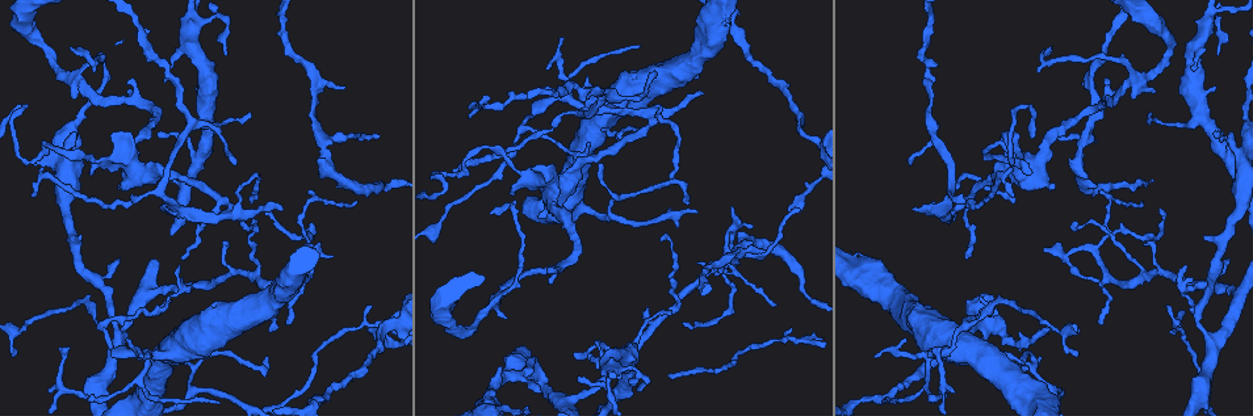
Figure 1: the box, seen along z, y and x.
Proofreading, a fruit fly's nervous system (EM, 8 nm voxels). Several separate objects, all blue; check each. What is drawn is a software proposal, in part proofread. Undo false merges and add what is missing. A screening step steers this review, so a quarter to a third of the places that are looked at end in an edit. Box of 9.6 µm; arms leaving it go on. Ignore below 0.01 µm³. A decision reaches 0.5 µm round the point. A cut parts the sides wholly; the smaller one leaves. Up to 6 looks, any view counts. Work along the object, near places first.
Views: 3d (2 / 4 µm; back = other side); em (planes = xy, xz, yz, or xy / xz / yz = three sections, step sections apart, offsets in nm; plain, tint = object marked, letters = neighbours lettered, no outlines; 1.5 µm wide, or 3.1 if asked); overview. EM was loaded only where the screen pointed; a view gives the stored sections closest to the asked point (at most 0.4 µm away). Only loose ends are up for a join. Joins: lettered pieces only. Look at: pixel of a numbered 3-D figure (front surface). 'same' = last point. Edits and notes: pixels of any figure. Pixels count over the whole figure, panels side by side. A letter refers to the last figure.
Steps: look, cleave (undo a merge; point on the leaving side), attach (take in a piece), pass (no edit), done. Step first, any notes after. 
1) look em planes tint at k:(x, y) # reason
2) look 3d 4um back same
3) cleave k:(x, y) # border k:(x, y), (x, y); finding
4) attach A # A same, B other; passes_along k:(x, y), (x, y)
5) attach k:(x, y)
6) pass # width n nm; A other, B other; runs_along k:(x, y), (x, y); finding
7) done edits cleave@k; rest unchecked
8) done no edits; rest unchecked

look 3d 2um at 1:(376, 134) # free end

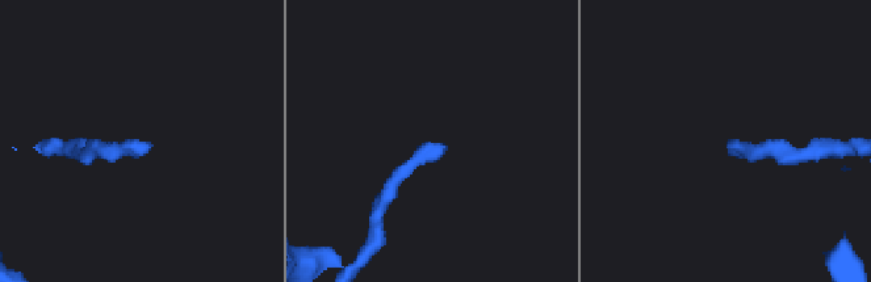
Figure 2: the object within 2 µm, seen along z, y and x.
look em xy step 8 letters at 2:(441, 144)

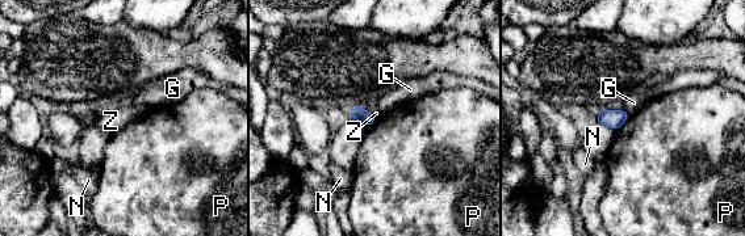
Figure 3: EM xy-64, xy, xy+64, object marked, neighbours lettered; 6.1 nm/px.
look em planes letters same

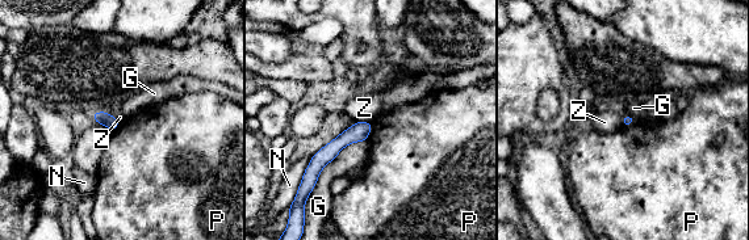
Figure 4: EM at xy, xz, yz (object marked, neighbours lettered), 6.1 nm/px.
pass # longest_contact G 460 nm; G other, N other, P other, Z other; border 4:(356, 121), (371, 122); none of them fits

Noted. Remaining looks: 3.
look em planes letters at 1:(378, 188) # calibre changes

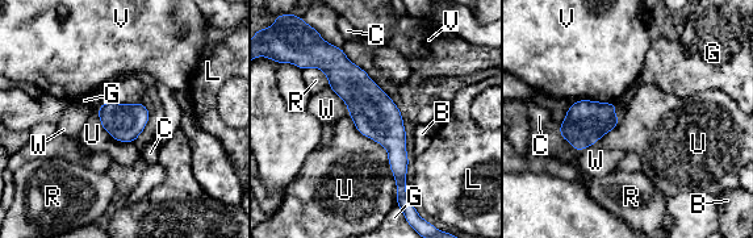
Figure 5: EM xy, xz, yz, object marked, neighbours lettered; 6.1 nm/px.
pass # width 220 nm; B other, C other, G other, L other, R other, U other, V other, W other; runs_along 5:(341, 55), (393, 137), (400, 196); all the same cell

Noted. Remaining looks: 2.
done no edits; rest unchecked

